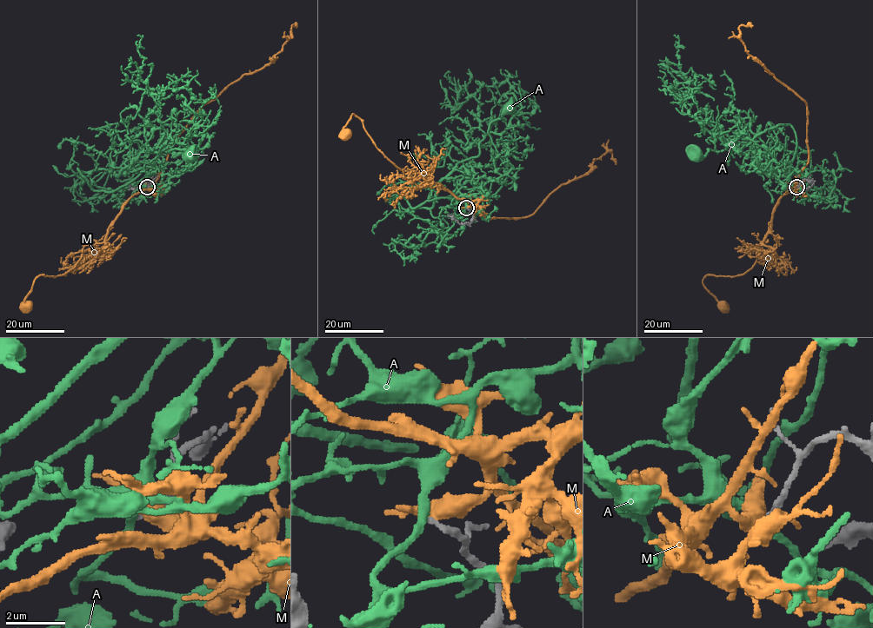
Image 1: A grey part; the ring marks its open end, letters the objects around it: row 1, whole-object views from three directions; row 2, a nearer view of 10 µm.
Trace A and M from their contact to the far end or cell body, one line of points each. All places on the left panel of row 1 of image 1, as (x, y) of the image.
A: (147, 187), (153, 164), (77, 168), (114, 191), (152, 163), (164, 125), (187, 130), (169, 151), (190, 156)
M: (148, 186), (152, 187), (134, 194), (104, 241), (93, 244), (71, 268), (35, 279), (25, 299), (28, 306)

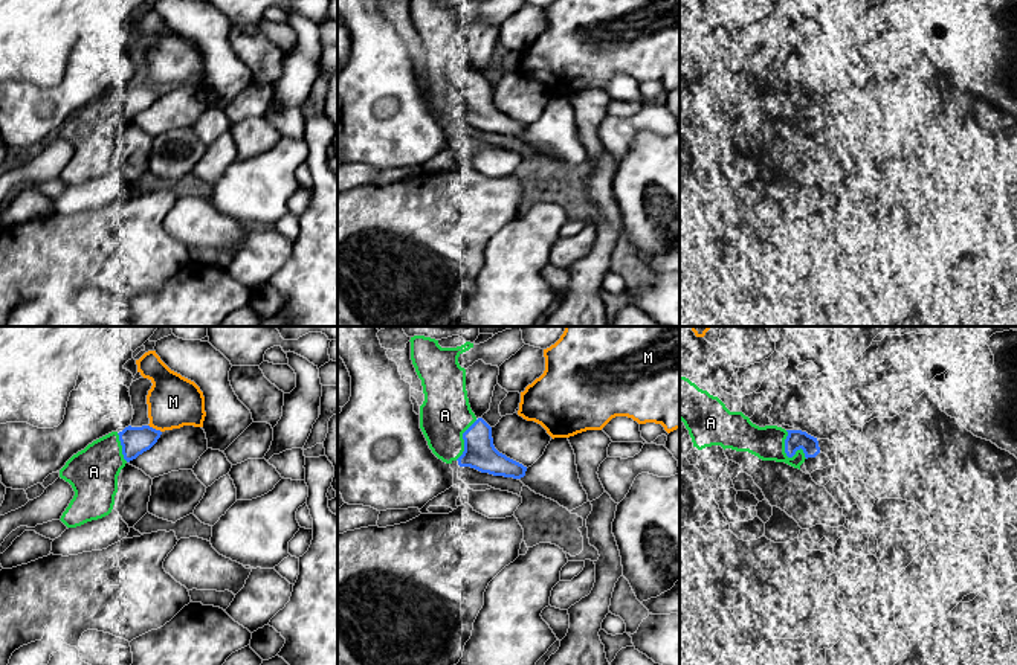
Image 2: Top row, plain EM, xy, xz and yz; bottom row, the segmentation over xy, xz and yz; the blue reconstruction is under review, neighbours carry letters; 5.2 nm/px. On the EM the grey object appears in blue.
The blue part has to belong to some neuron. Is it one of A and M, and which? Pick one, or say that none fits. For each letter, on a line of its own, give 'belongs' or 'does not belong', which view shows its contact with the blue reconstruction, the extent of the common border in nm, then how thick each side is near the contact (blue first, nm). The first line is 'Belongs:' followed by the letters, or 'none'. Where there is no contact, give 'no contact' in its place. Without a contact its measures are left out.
Belongs: A
A: belongs; meets blue in yz; contact 190 nm long; 110 nm thick on the blue side, 180 nm on the other
M: does not belong; meets blue in xy; contact 80 nm long; 150 nm thick on the blue side, 280 nm on the other

